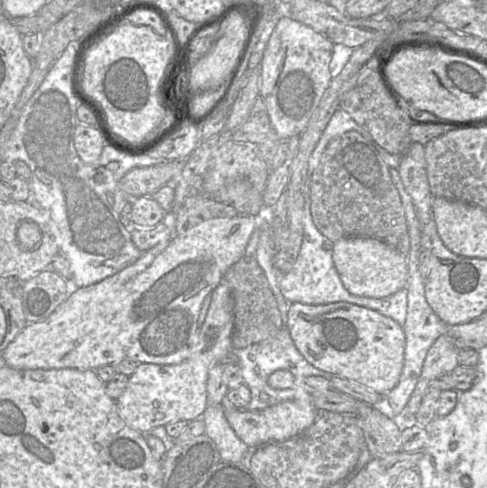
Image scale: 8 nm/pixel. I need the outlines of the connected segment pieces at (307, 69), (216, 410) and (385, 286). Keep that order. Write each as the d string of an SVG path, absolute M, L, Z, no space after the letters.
M284 15L277 22L260 64L260 97L266 104L273 129L281 138L299 136L313 116L331 81L332 51L333 43L329 39L290 15Z
M207 406L201 419L205 423L204 434L214 441L222 461L240 462L251 449L231 428L222 406Z
M345 237L333 242L332 257L344 287L353 295L384 298L407 285L407 256L372 237Z

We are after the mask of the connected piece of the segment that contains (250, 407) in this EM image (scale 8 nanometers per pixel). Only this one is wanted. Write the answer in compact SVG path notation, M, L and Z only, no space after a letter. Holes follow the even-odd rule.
M286 326L274 337L246 348L231 347L230 351L237 356L243 376L243 384L249 388L251 393L250 402L243 408L243 410L249 412L263 410L284 401L294 401L301 405L312 405L312 396L303 389L304 379L309 376L321 376L329 380L335 376L314 367L299 353ZM276 370L287 370L291 372L295 377L294 386L284 390L271 388L267 383L267 379Z

